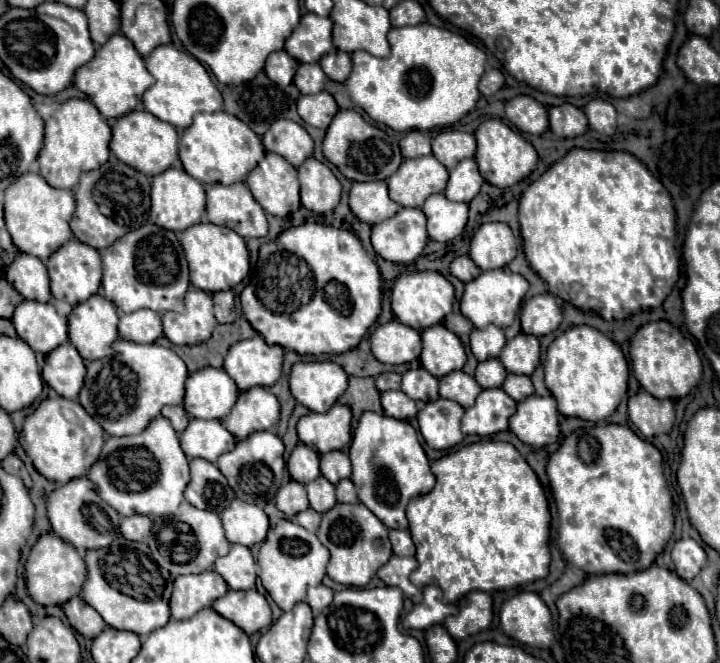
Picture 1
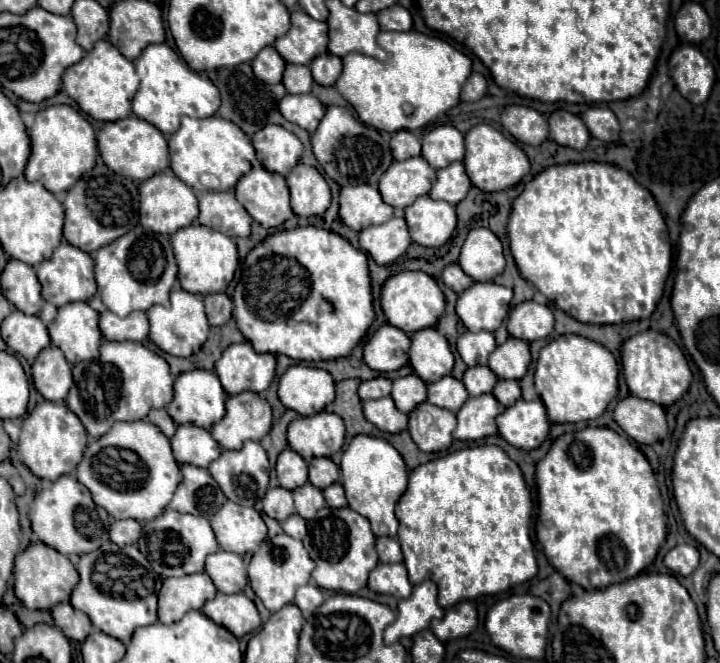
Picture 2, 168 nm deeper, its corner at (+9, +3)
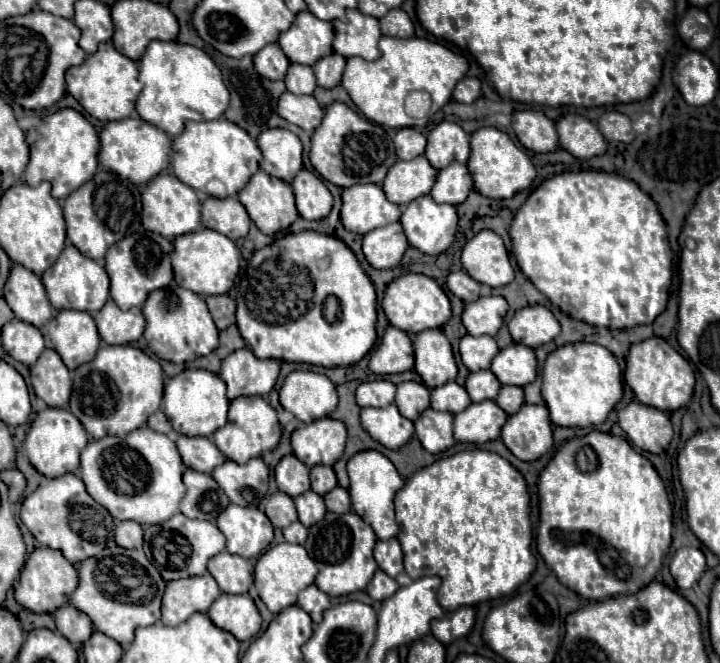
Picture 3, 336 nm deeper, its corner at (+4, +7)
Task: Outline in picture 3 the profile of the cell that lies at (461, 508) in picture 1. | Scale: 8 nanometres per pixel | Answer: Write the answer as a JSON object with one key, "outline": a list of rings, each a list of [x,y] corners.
{"outline":[[[486,449],[460,451],[416,471],[404,487],[396,491],[396,519],[400,525],[398,541],[404,551],[406,573],[412,579],[438,575],[442,579],[438,601],[446,611],[510,595],[536,569],[536,557],[530,547],[532,523],[526,479],[498,453]]]}

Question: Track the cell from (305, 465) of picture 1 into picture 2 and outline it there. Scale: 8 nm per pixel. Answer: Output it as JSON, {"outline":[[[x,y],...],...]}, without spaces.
{"outline":[[[291,449],[281,451],[275,465],[275,473],[277,473],[279,485],[289,491],[303,487],[307,483],[307,463],[303,461],[301,455],[297,455]]]}

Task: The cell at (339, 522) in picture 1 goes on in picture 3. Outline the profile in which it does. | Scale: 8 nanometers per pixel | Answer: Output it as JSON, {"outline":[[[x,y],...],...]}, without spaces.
{"outline":[[[328,511],[326,517],[312,527],[312,531],[308,533],[308,541],[306,541],[308,555],[318,567],[318,575],[314,583],[330,597],[350,595],[354,591],[366,589],[374,571],[378,569],[372,557],[374,543],[376,543],[376,533],[372,525],[366,523],[358,513],[348,511],[348,513],[338,515],[338,513]]]}

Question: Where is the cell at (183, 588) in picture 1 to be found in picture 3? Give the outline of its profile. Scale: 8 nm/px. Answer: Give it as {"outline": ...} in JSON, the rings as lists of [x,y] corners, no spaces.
{"outline":[[[212,575],[168,581],[162,597],[162,623],[178,625],[196,611],[204,613],[218,595],[220,587]]]}

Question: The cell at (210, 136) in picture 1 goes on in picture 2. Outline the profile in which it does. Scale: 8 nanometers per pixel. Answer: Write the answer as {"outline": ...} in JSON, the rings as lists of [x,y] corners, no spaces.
{"outline":[[[219,115],[207,119],[183,117],[181,127],[169,137],[169,151],[173,173],[193,189],[199,189],[199,177],[203,173],[209,173],[221,181],[223,191],[231,191],[239,177],[251,171],[251,159],[255,159],[251,139],[235,123]]]}

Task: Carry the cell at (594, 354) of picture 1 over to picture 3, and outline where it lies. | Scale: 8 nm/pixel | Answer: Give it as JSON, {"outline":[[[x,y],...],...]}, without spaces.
{"outline":[[[568,343],[552,353],[548,353],[544,361],[542,371],[542,397],[548,405],[548,411],[552,413],[552,423],[562,427],[590,427],[600,425],[606,421],[608,413],[614,409],[614,405],[622,399],[622,371],[616,361],[616,357],[602,345],[596,343]]]}

